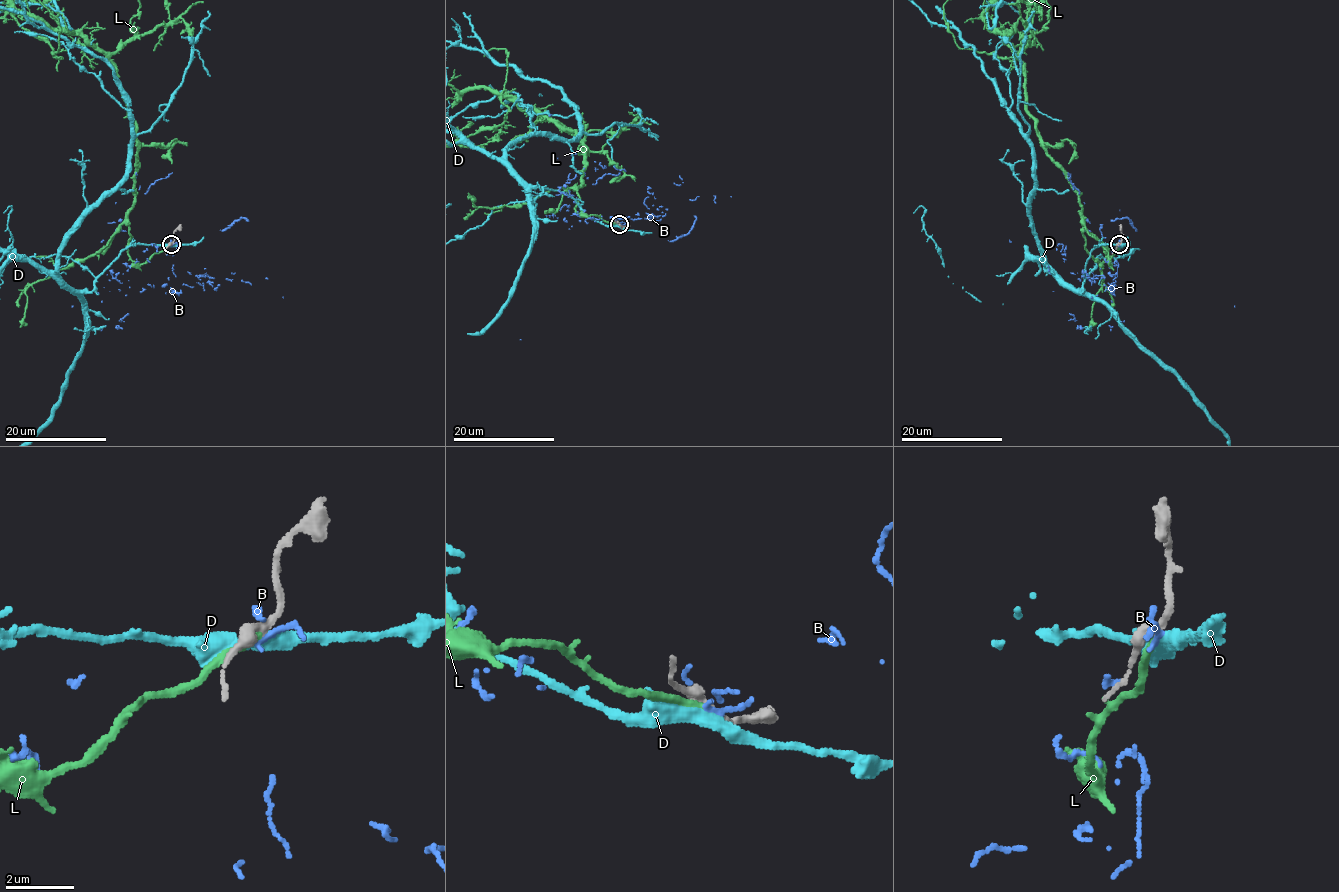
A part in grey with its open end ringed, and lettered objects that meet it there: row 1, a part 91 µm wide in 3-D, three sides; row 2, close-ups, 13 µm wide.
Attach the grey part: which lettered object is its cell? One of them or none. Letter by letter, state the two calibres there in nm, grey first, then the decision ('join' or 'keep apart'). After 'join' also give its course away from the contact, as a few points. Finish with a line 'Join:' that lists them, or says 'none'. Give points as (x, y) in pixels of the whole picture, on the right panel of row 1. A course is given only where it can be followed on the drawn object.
B: 280/200 nm | keep apart
D: 280/400 nm | keep apart
L: 280/240 nm | join
Join: L

